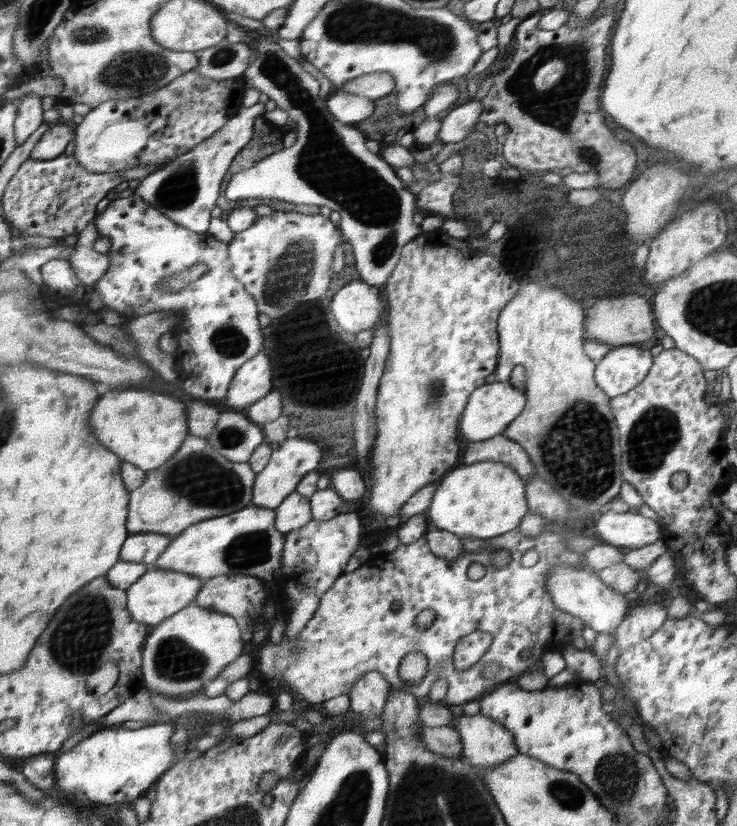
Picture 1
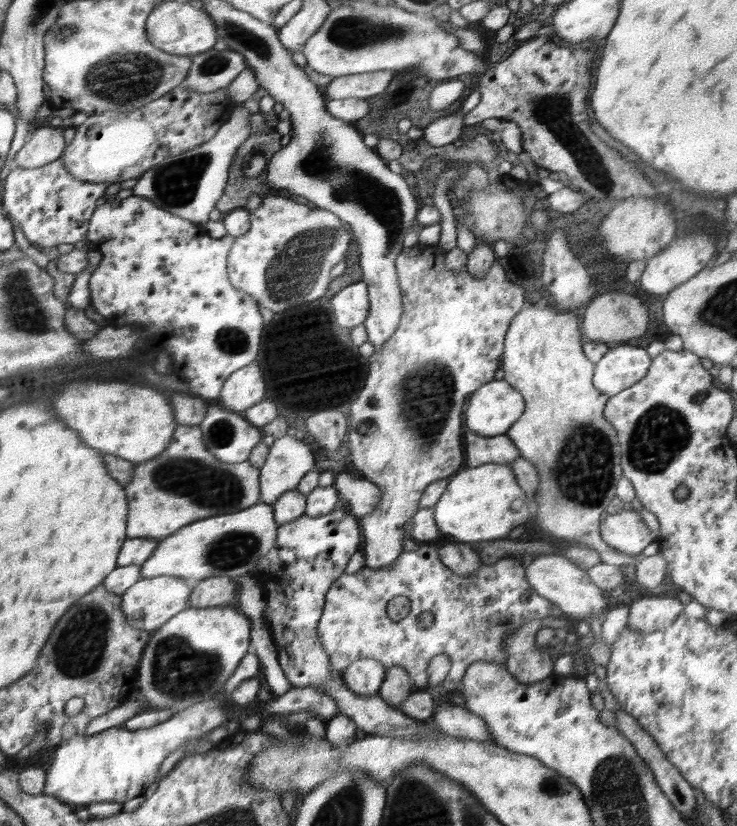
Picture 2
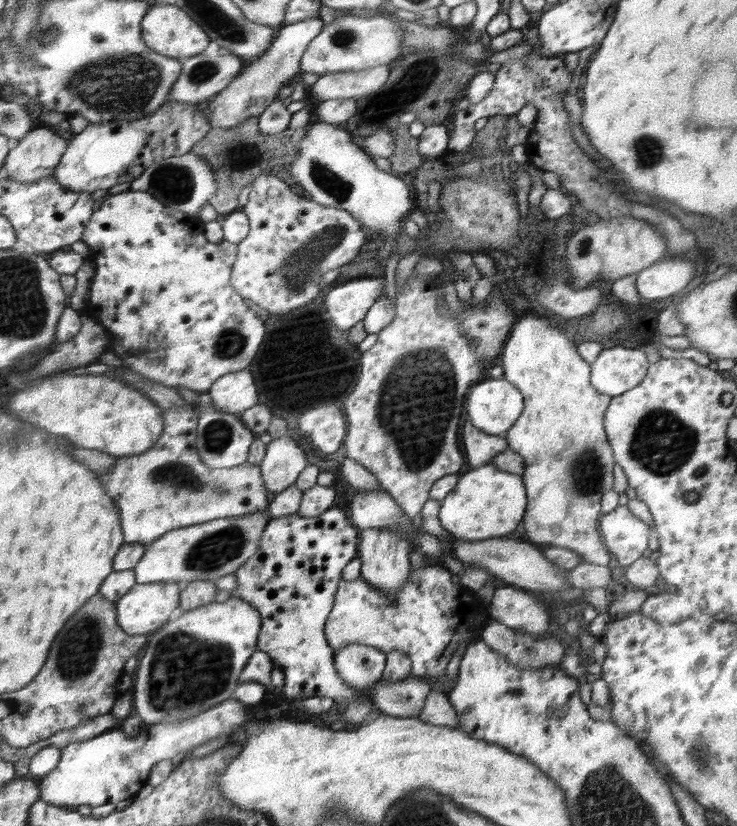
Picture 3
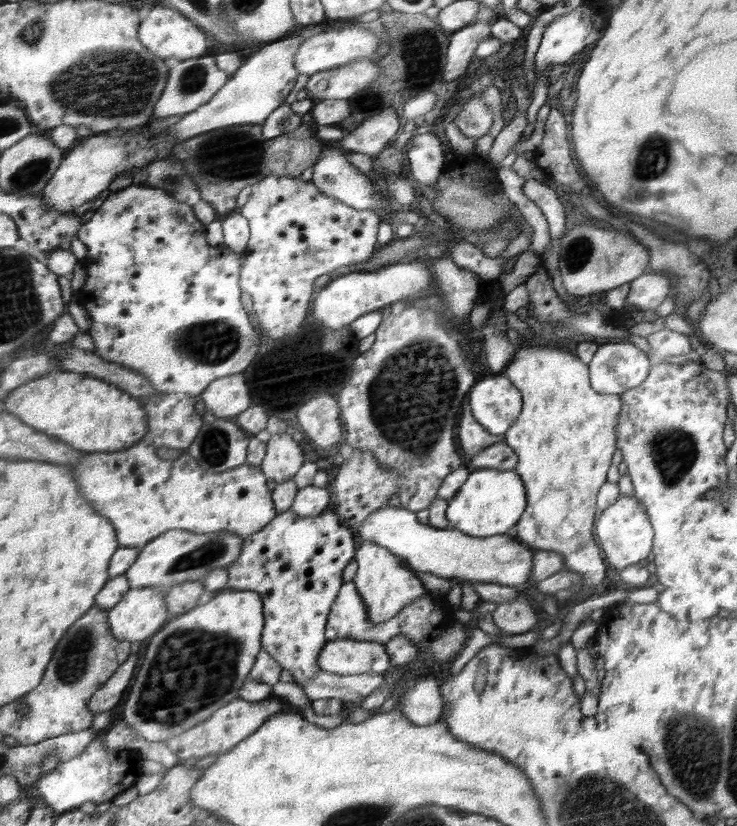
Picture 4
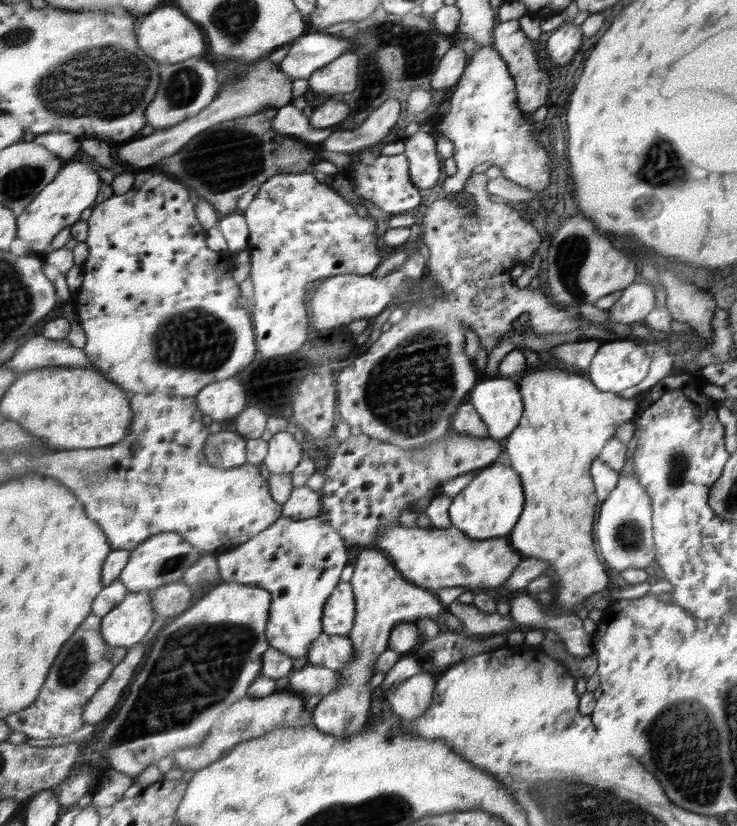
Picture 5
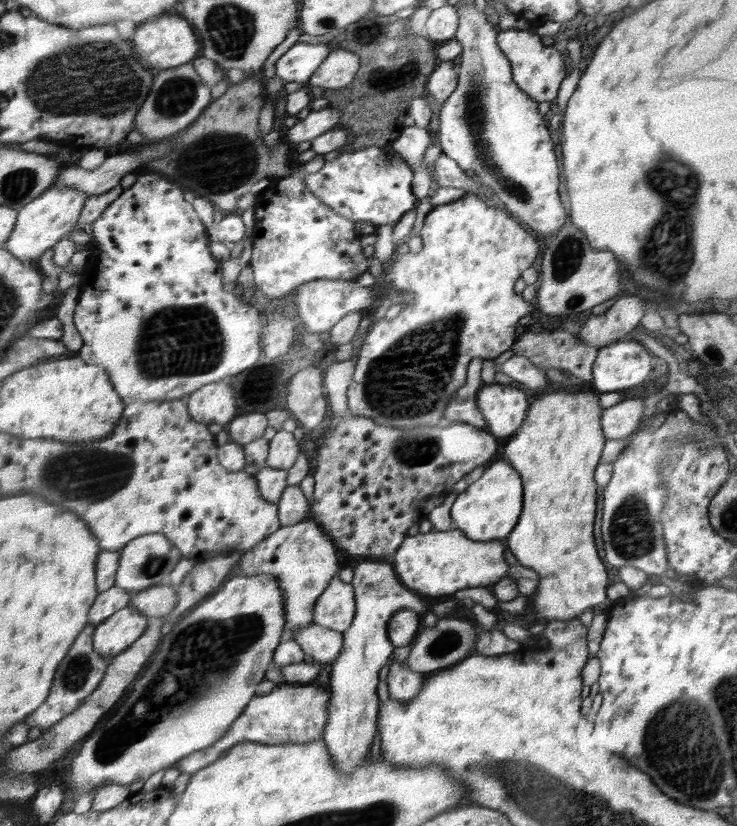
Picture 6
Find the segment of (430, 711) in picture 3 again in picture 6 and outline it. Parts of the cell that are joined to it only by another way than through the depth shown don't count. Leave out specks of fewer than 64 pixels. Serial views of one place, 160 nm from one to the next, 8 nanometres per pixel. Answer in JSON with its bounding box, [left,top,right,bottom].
[387,661,425,702]

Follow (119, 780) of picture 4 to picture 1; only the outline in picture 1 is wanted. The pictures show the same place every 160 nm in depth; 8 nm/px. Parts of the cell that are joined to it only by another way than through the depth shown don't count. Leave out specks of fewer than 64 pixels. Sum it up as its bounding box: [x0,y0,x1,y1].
[56,722,174,804]

